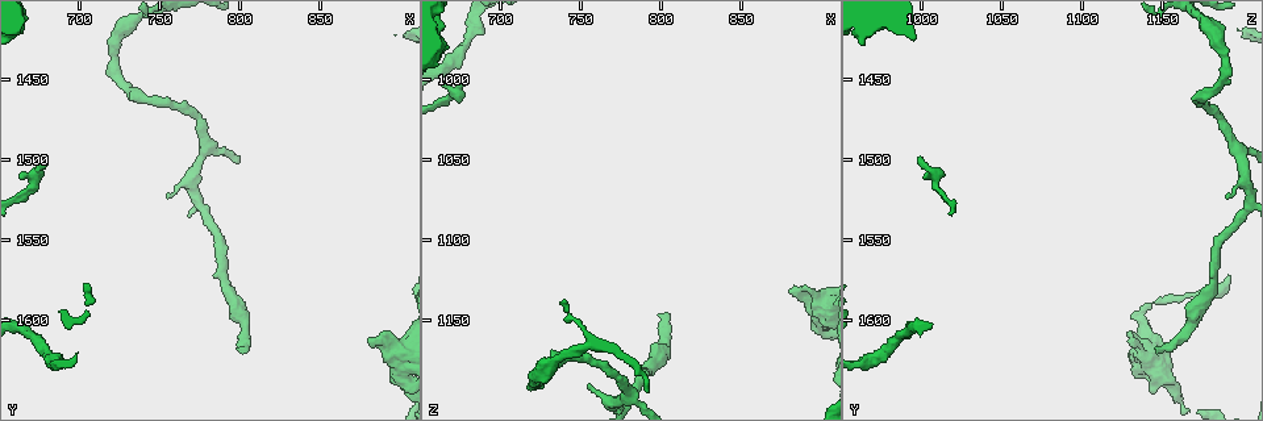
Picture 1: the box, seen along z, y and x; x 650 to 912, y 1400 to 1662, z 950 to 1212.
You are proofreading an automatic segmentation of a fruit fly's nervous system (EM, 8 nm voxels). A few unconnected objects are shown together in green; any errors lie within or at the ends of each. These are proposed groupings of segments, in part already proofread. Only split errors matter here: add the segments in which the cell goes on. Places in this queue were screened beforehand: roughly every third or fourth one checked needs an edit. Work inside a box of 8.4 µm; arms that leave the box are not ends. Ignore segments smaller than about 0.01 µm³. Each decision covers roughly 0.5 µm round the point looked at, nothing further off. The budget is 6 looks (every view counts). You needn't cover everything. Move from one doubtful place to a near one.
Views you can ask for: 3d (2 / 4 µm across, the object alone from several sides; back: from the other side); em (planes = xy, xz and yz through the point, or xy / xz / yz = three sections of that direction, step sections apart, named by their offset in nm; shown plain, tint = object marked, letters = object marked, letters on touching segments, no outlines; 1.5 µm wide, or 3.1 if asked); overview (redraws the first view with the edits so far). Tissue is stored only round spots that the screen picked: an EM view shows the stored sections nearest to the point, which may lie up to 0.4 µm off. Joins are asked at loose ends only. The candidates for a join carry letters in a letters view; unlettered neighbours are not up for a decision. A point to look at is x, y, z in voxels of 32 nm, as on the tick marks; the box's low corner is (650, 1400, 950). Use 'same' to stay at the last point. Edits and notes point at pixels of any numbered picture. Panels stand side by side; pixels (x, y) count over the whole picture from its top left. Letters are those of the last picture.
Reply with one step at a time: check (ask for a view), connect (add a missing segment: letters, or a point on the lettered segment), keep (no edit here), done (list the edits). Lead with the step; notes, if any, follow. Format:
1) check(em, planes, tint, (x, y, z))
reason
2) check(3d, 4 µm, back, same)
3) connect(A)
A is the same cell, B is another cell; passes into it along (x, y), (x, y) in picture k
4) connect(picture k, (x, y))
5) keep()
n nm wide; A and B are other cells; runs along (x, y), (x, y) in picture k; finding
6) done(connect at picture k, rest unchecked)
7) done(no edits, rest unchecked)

check(3d, 4 µm, back, (678, 1498, 996))
thin end

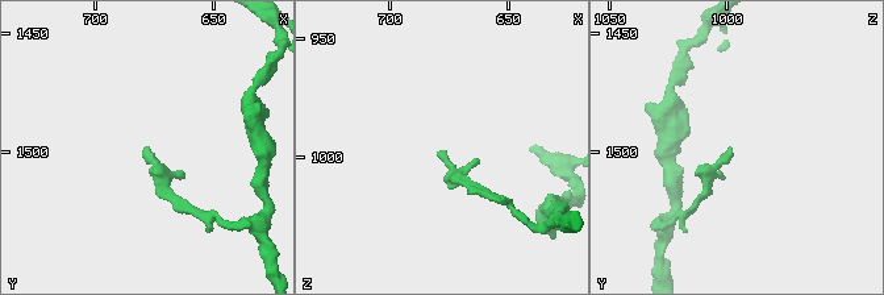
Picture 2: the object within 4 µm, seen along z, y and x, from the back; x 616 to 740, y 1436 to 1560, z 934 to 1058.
check(em, xy, step 8, letters, (677, 1499, 996))

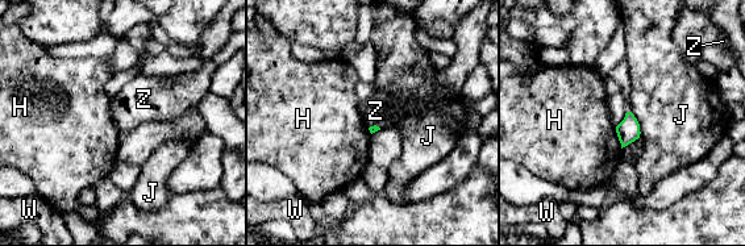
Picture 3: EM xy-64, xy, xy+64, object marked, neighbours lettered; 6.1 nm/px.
check(em, planes, letters, same)
cut it another way

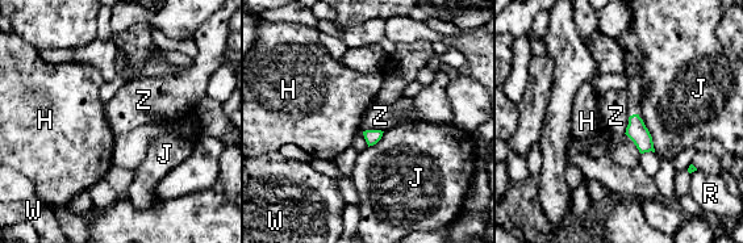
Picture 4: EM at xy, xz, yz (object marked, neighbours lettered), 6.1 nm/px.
keep()
H, J, R, W and Z are other cells; border along (383, 130), (363, 132) in picture 4; no lettered segment goes on from it

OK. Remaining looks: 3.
check(3d, 2 µm, (880, 1610, 1132))
stops while still wide

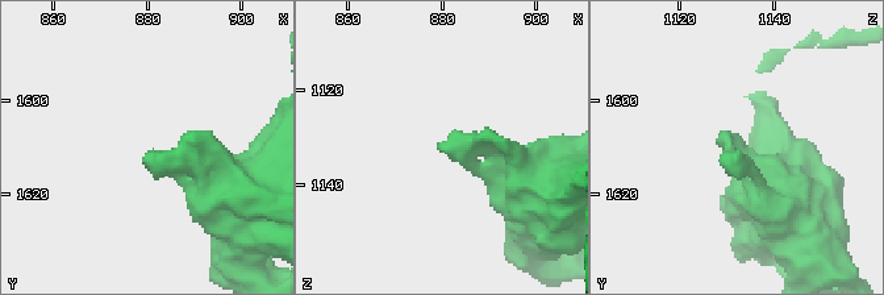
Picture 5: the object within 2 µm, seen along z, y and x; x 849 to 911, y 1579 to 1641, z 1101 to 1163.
check(em, xz, step 4, plain, (881, 1610, 1132))
shape alone is not enough

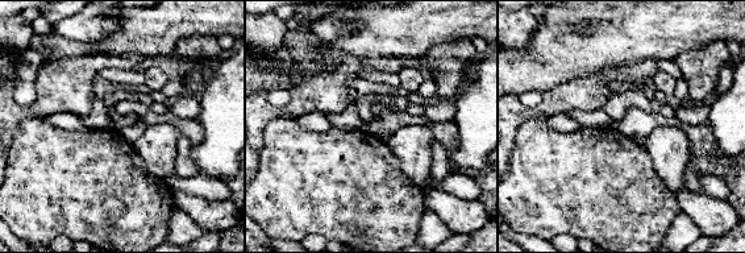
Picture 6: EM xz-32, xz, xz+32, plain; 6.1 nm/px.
check(em, xz, step 4, letters, same)

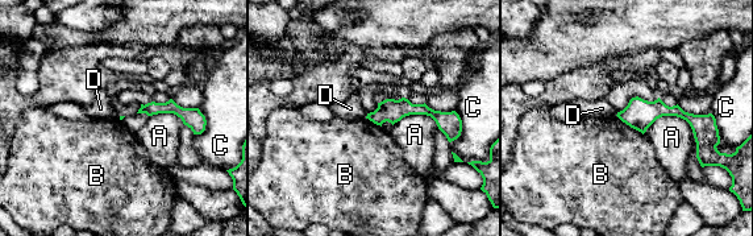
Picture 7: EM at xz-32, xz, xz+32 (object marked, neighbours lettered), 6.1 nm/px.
keep()
A, B, C and D are other cells; runs along (622, 115), (678, 111), (704, 125) in picture 7; none of them fits

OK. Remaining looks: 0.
done(no edits, rest unchecked)

